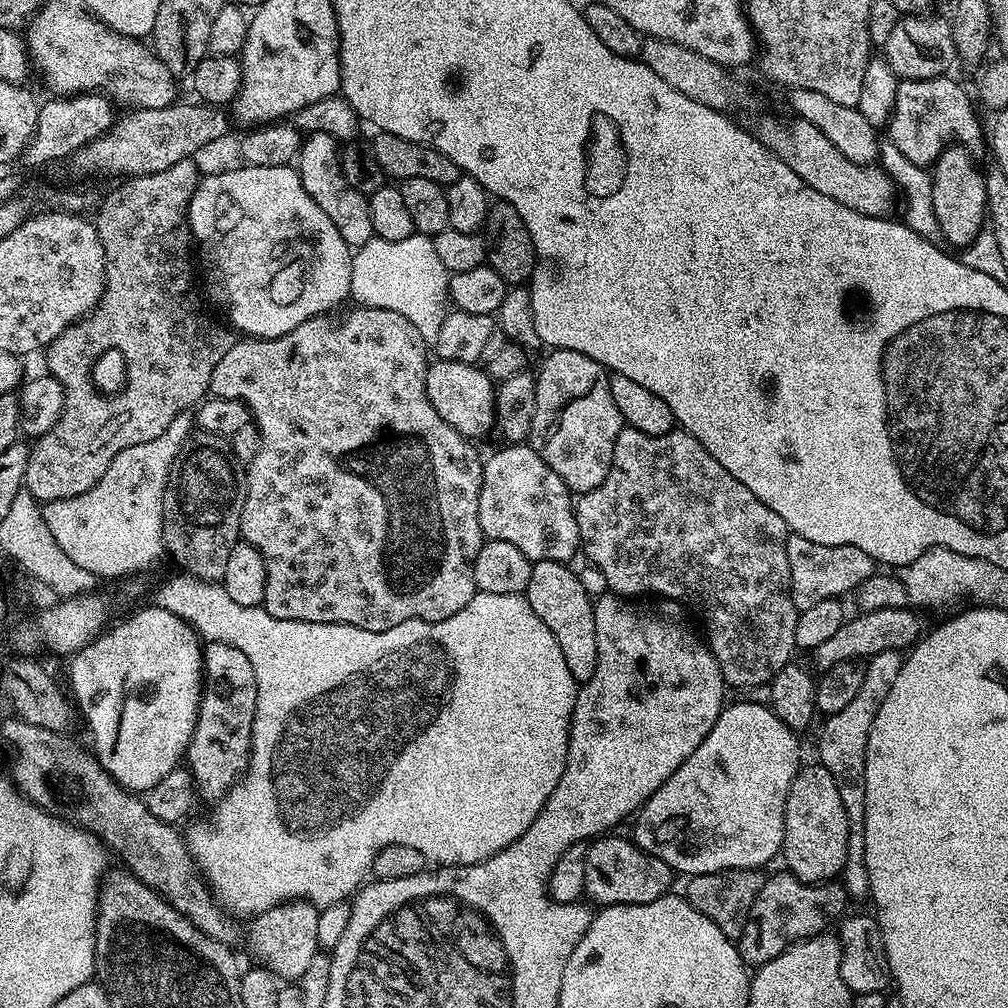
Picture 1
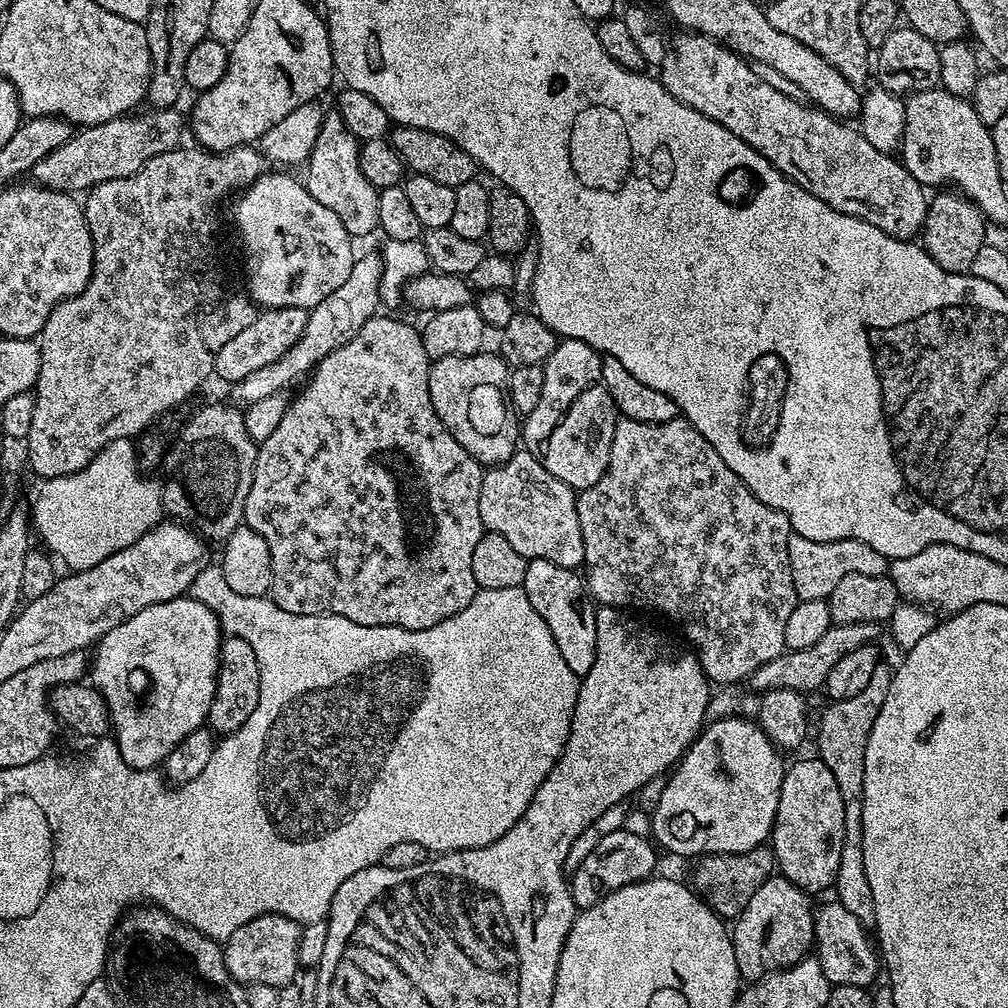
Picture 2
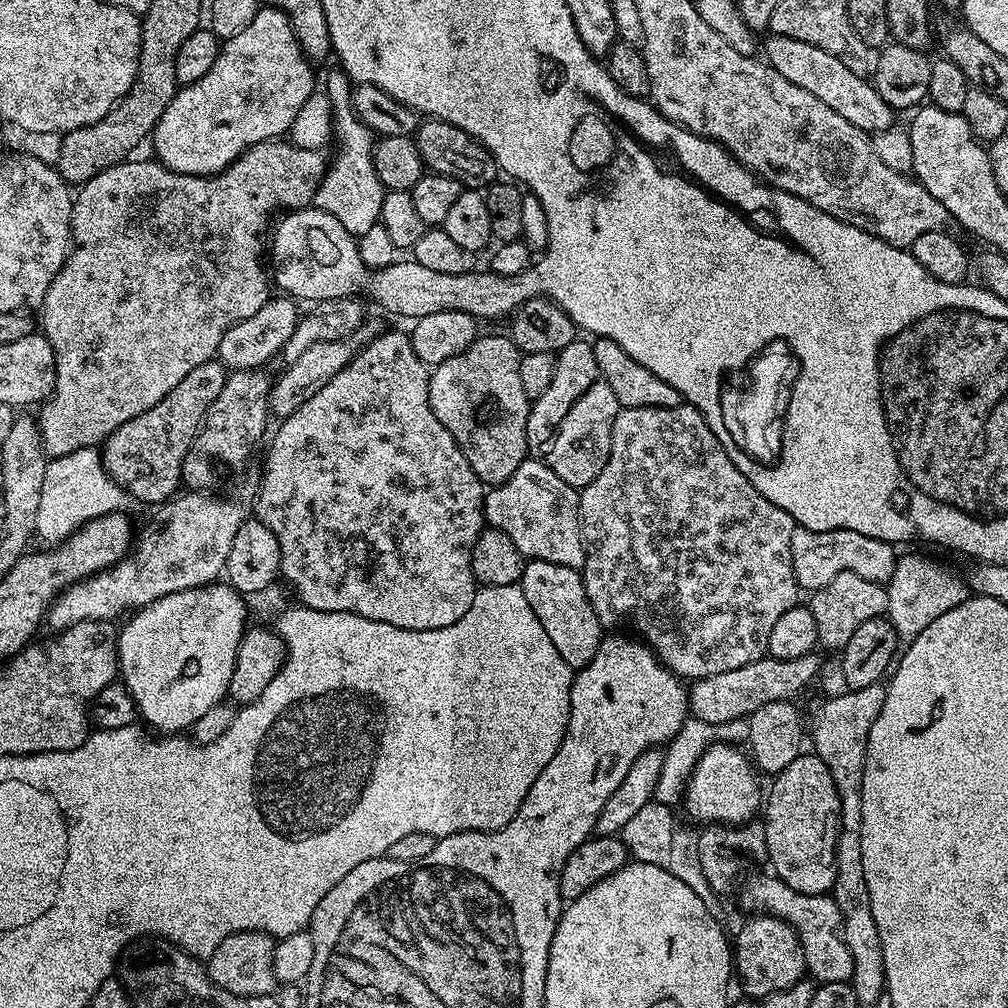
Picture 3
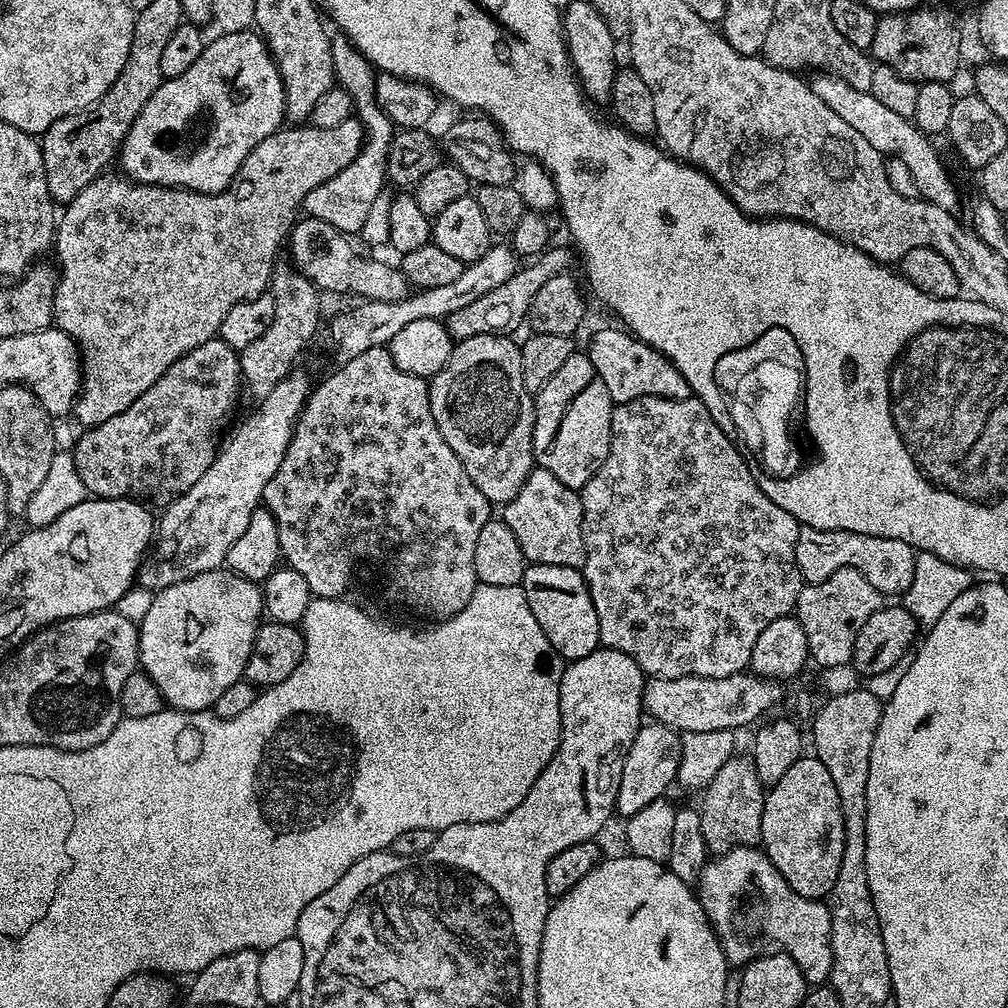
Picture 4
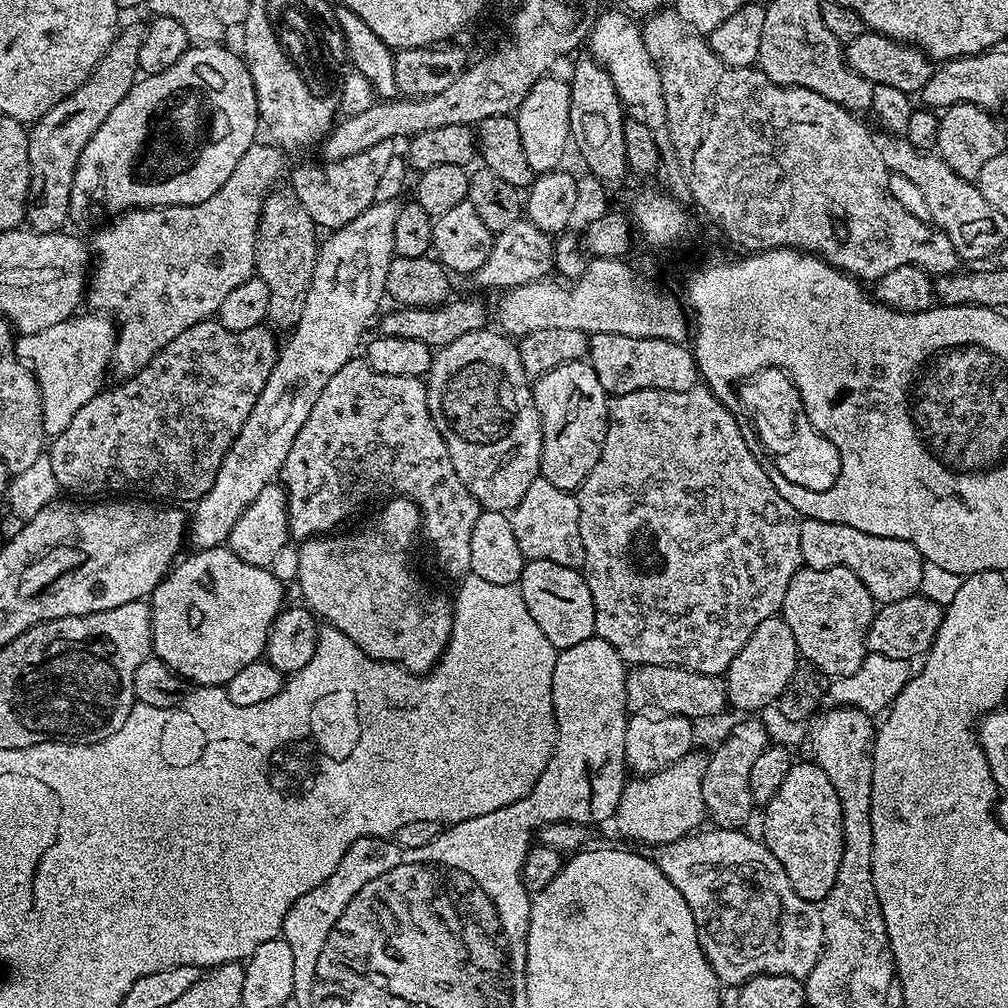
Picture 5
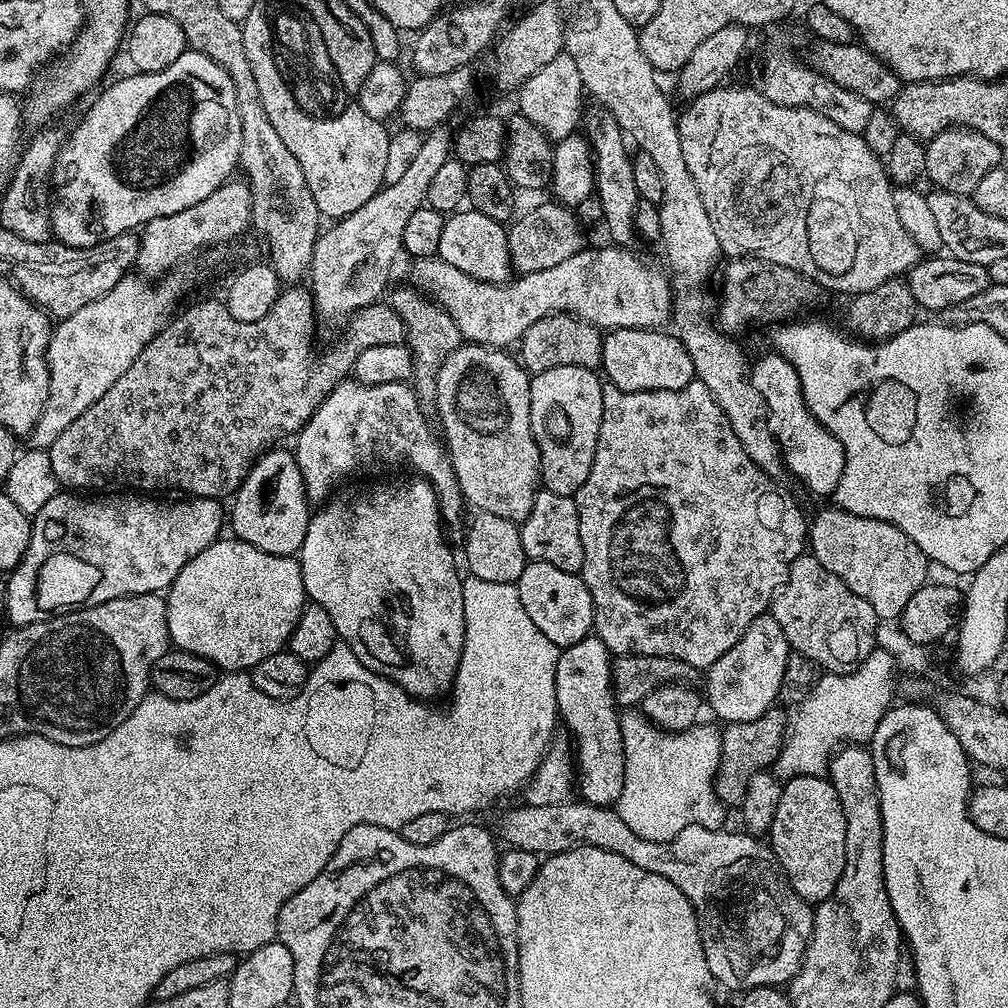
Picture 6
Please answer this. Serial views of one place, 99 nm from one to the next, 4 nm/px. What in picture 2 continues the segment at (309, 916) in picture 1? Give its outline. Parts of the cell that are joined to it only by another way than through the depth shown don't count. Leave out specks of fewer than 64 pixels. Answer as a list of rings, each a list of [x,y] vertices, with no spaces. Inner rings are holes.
[[[259,916],[246,926],[238,926],[230,938],[223,941],[224,961],[226,970],[239,984],[261,984],[262,986],[274,986],[285,988],[297,979],[300,959],[298,958],[298,946],[302,933],[301,925],[296,924],[285,916]]]

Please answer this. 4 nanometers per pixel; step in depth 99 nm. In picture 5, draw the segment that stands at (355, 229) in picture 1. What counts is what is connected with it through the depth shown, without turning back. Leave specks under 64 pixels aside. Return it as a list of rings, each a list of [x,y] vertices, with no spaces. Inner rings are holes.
[[[393,141],[375,143],[368,151],[351,155],[350,158],[318,164],[304,164],[292,174],[291,191],[306,206],[306,214],[316,223],[317,229],[335,230],[346,226],[358,214],[376,203],[378,181],[386,170],[386,162],[394,159]]]

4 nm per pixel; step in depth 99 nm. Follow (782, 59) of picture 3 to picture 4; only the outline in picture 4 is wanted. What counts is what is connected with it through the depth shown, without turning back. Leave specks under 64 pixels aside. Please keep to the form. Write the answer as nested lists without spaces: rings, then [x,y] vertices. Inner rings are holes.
[[[823,70],[815,73],[816,77],[811,77],[810,83],[814,94],[842,118],[842,122],[847,122],[849,126],[854,126],[874,150],[889,157],[901,160],[910,170],[911,177],[914,178],[914,186],[919,199],[928,200],[934,206],[941,207],[950,213],[955,213],[956,209],[956,184],[948,177],[948,168],[943,160],[936,154],[932,146],[933,141],[925,136],[923,132],[917,130],[911,119],[902,114],[894,114],[894,110],[888,109],[878,98],[874,98],[871,92],[854,90],[848,82],[842,82],[842,78],[831,76]]]

